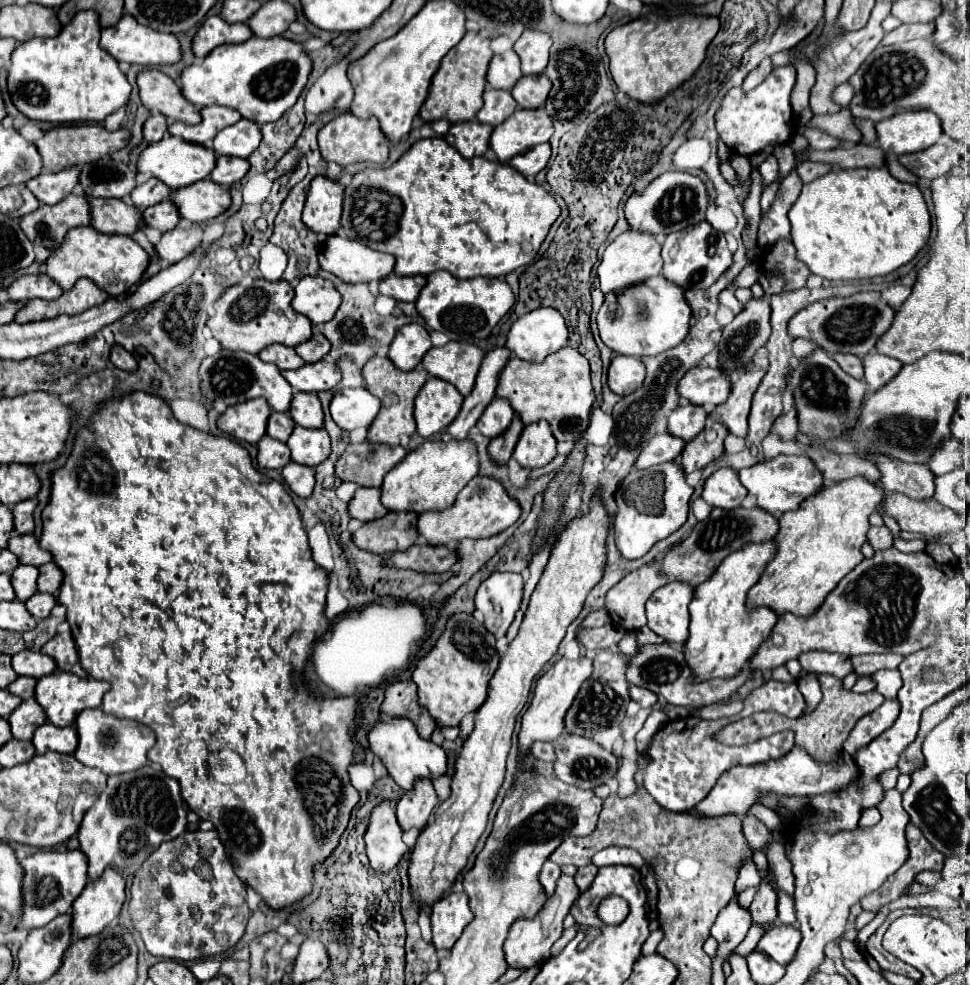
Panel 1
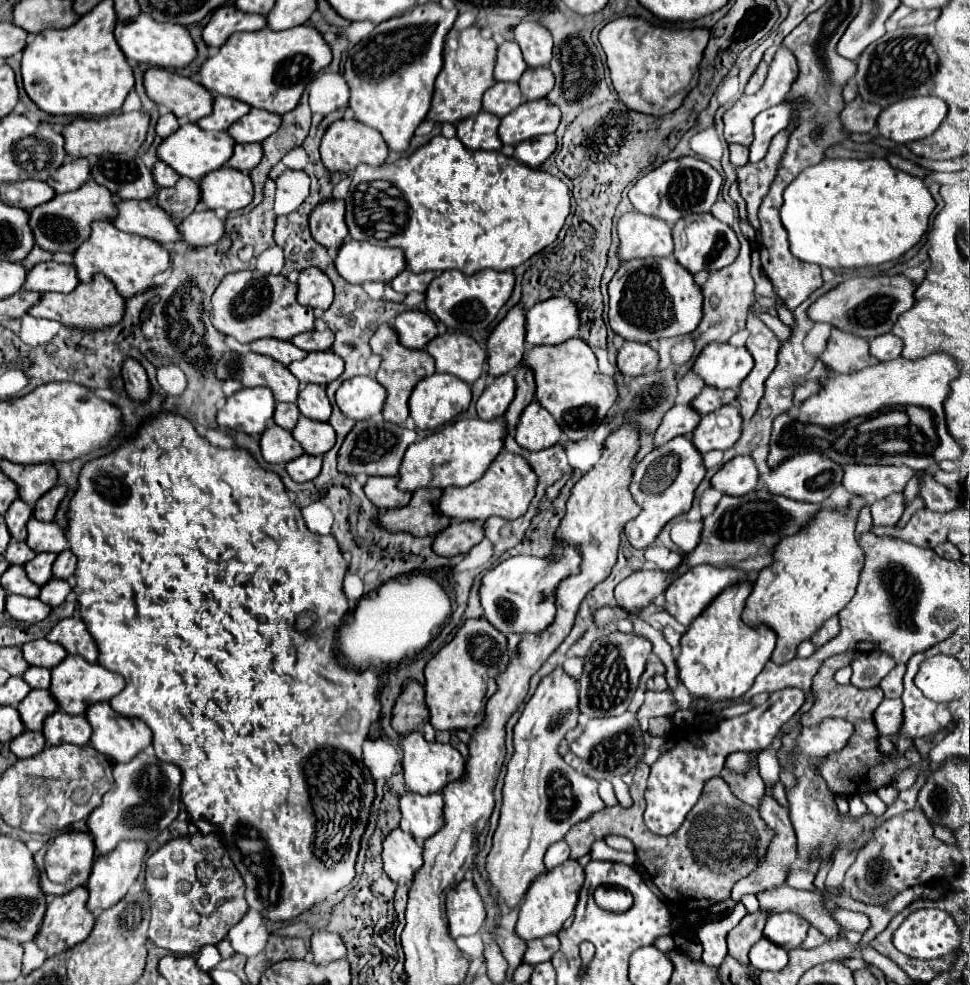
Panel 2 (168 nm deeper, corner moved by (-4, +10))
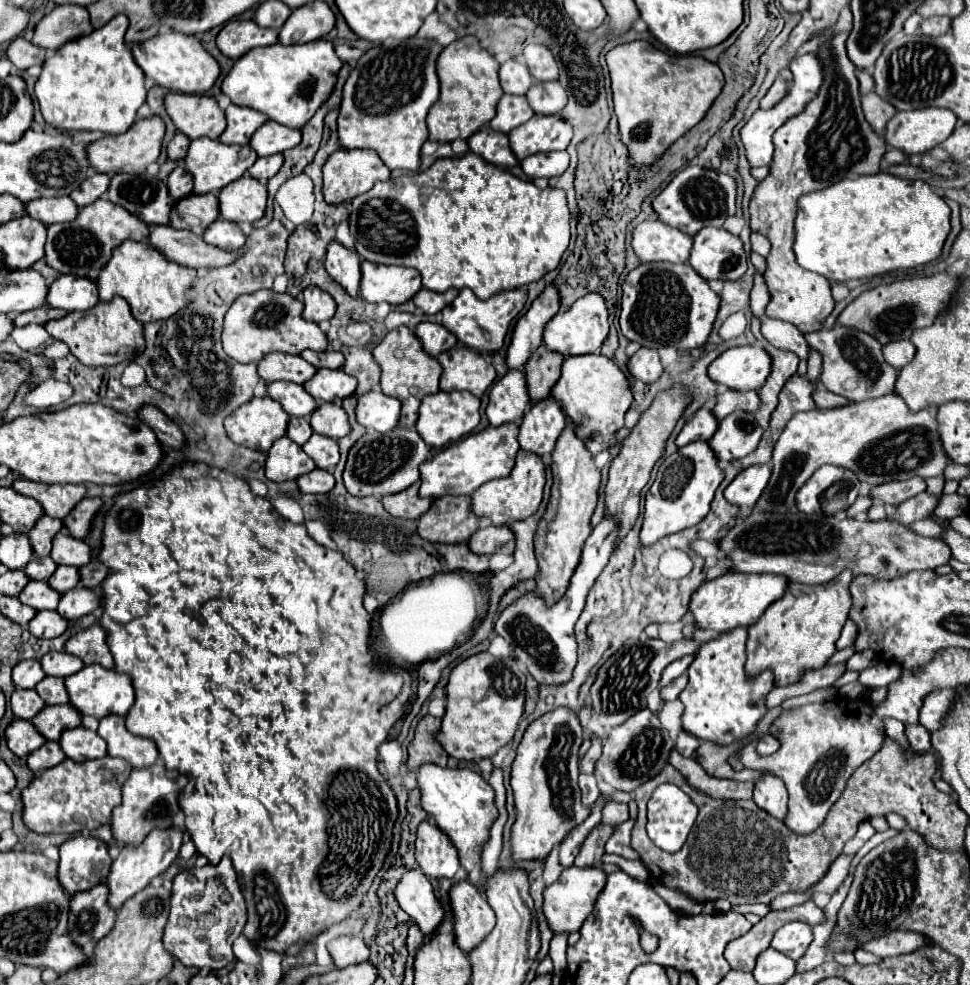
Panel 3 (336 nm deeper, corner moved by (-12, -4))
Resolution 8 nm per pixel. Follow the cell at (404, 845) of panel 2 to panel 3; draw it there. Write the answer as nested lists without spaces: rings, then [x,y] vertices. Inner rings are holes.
[[[406,872],[396,890],[394,890],[394,896],[400,904],[400,908],[412,916],[412,920],[420,926],[420,930],[424,932],[424,936],[430,936],[442,916],[444,916],[444,910],[438,902],[438,898],[434,896],[434,890],[432,890],[432,882],[428,878],[424,878],[424,874],[420,872]]]

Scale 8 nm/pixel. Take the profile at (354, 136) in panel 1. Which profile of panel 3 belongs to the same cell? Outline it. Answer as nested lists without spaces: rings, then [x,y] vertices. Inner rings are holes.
[[[336,150],[332,154],[332,158],[328,158],[328,162],[324,164],[324,188],[322,194],[326,198],[326,202],[330,204],[342,204],[346,200],[352,200],[364,192],[368,192],[374,182],[378,180],[388,180],[390,178],[390,170],[384,166],[384,162],[380,162],[380,156],[376,154],[376,150]]]

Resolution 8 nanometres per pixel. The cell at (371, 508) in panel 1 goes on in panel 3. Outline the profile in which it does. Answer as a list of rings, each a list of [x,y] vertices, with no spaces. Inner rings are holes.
[[[416,482],[408,490],[402,490],[400,494],[382,498],[384,510],[388,510],[388,514],[392,514],[394,518],[410,518],[410,520],[416,520],[432,504],[432,498],[420,498],[418,496],[418,488],[420,488],[420,482]]]

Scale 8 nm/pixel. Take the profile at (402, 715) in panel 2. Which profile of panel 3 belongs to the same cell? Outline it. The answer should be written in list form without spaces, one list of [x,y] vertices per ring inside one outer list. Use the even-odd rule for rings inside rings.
[[[430,714],[422,716],[414,740],[408,746],[408,768],[418,770],[426,762],[434,762],[438,766],[446,766],[448,754],[440,748],[440,744],[434,740],[434,734],[440,730],[440,718],[434,718]]]

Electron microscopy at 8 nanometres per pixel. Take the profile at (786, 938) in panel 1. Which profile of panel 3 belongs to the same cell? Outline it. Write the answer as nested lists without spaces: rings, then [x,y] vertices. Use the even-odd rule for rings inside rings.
[[[790,922],[782,926],[776,936],[772,938],[772,948],[786,954],[792,960],[800,960],[808,950],[810,942],[814,940],[812,928],[804,922]]]

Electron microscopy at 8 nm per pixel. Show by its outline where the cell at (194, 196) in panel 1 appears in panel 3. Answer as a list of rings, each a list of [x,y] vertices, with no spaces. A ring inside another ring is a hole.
[[[240,178],[232,186],[224,186],[218,196],[220,216],[232,222],[256,222],[266,210],[266,186],[254,178]]]

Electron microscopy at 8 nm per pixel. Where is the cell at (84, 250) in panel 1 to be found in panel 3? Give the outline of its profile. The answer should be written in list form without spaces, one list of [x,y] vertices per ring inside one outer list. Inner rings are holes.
[[[122,242],[116,250],[112,250],[112,258],[108,260],[108,266],[100,270],[98,278],[98,296],[100,300],[108,302],[114,294],[122,296],[138,322],[152,322],[152,320],[164,320],[172,314],[176,314],[180,308],[186,306],[184,292],[192,286],[196,278],[196,270],[188,266],[180,266],[176,262],[166,260],[156,248],[144,244],[144,242]]]

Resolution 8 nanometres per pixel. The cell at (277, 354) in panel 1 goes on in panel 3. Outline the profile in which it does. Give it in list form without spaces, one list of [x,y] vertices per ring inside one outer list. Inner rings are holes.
[[[272,352],[266,354],[260,362],[258,362],[258,374],[266,380],[266,382],[276,382],[276,380],[288,380],[288,382],[296,382],[296,384],[304,384],[306,380],[312,378],[312,374],[316,374],[316,368],[312,364],[308,364],[304,358],[300,356],[290,356],[290,354],[282,354],[282,352]]]

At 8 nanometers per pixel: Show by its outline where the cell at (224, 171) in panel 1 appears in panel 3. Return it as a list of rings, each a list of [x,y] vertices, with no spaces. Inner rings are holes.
[[[274,154],[272,158],[258,158],[258,160],[254,162],[254,166],[248,168],[248,174],[250,174],[252,178],[256,178],[258,182],[264,182],[264,184],[266,184],[266,182],[280,170],[282,162],[284,162],[282,154]]]

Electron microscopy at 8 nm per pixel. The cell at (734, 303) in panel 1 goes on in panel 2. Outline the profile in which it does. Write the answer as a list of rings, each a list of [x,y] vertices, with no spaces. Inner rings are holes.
[[[760,314],[760,320],[764,320],[764,324],[776,334],[776,338],[778,338],[780,342],[784,342],[784,338],[786,338],[786,340],[790,338],[790,328],[788,328],[786,324],[782,324],[780,318],[772,318],[770,314]]]

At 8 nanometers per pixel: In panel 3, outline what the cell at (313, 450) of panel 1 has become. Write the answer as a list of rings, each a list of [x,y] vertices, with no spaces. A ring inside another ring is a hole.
[[[312,434],[310,440],[302,446],[302,450],[316,462],[318,468],[332,468],[338,464],[340,460],[340,452],[338,452],[338,442],[328,438],[328,436],[318,436]]]

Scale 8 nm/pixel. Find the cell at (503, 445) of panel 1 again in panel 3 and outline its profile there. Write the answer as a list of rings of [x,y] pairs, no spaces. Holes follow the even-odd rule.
[[[540,346],[532,358],[526,362],[526,382],[528,382],[528,394],[532,396],[532,404],[544,400],[550,396],[552,386],[560,378],[560,366],[562,366],[562,356],[556,352],[546,350]]]

